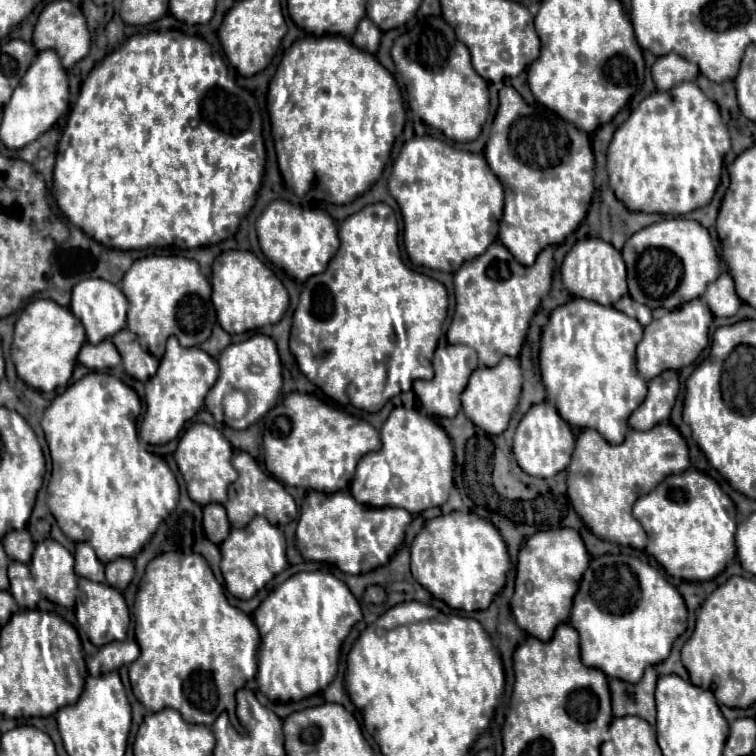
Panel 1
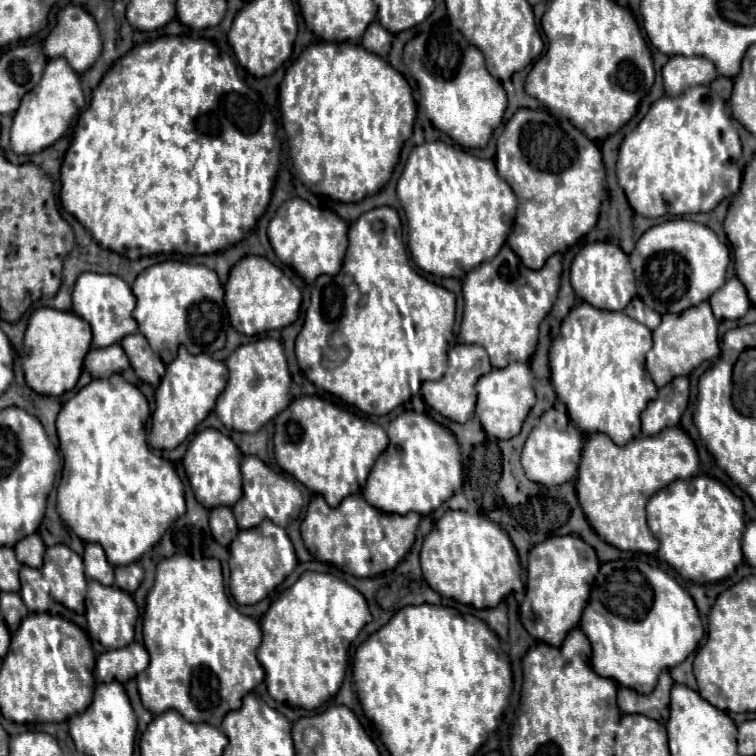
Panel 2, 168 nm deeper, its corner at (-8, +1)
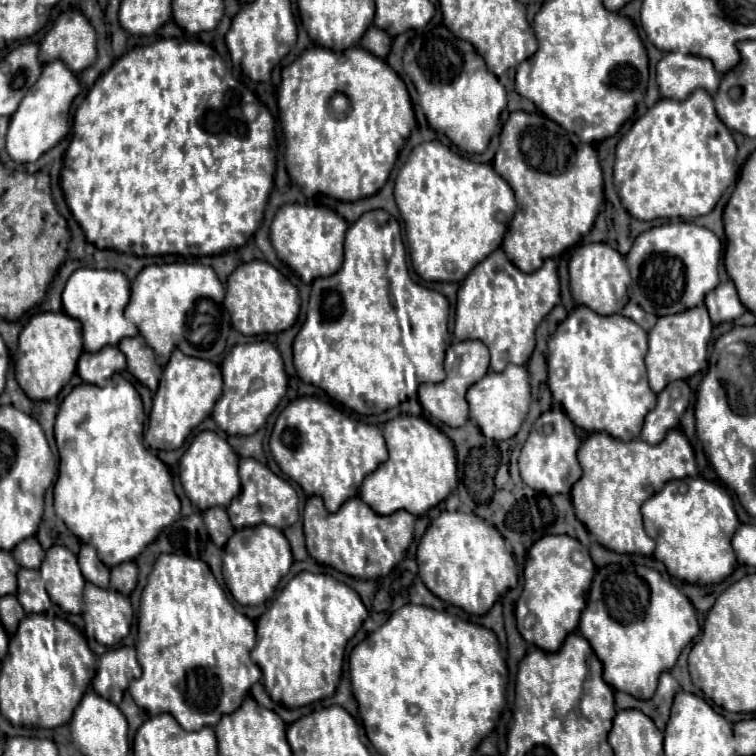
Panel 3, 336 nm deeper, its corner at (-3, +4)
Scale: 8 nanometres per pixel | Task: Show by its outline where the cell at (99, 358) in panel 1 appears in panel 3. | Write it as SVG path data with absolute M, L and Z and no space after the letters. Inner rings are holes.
M103 347L97 353L83 353L77 363L77 373L85 383L103 387L113 373L125 369L125 355L117 347Z

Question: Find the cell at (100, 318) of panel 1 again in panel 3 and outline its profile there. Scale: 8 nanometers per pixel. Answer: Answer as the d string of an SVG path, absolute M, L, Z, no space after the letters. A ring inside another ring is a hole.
M77 269L67 279L63 291L63 311L81 321L83 325L83 347L85 351L99 351L107 345L117 345L125 337L135 337L137 327L131 327L123 311L129 303L129 279L121 271L113 269Z

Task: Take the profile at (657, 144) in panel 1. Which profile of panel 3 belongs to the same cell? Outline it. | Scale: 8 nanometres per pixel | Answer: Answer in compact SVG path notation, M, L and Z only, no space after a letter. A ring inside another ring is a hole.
M693 91L689 99L683 103L673 99L659 99L643 117L639 117L629 133L619 141L615 149L615 165L613 165L613 183L615 191L621 199L621 205L629 215L641 221L653 219L673 219L673 217L699 217L713 211L715 203L723 195L723 191L735 183L737 165L735 165L737 145L723 125L723 121L715 115L713 99L707 91Z

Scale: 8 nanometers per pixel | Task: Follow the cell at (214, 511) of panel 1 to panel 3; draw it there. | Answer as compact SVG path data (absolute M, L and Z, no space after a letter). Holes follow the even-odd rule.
M211 507L203 513L203 519L205 519L205 527L211 535L211 541L217 545L217 547L223 547L227 543L227 539L235 533L229 517L227 517L227 511L225 507Z

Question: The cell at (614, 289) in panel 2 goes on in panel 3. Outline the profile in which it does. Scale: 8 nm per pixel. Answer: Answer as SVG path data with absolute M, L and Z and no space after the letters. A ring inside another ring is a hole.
M607 243L579 245L569 261L569 285L571 295L579 305L585 305L599 315L615 315L627 303L627 287L629 287L627 263L623 255L619 255Z

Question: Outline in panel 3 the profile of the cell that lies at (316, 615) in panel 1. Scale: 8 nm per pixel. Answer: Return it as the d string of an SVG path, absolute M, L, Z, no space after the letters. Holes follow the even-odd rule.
M303 571L295 575L285 585L285 589L269 603L267 611L255 621L257 645L251 651L251 659L261 667L263 685L265 691L271 695L271 699L293 709L331 697L341 679L345 645L349 637L353 637L359 631L365 619L367 619L367 609L351 587L339 583L335 577L325 573L317 575Z

